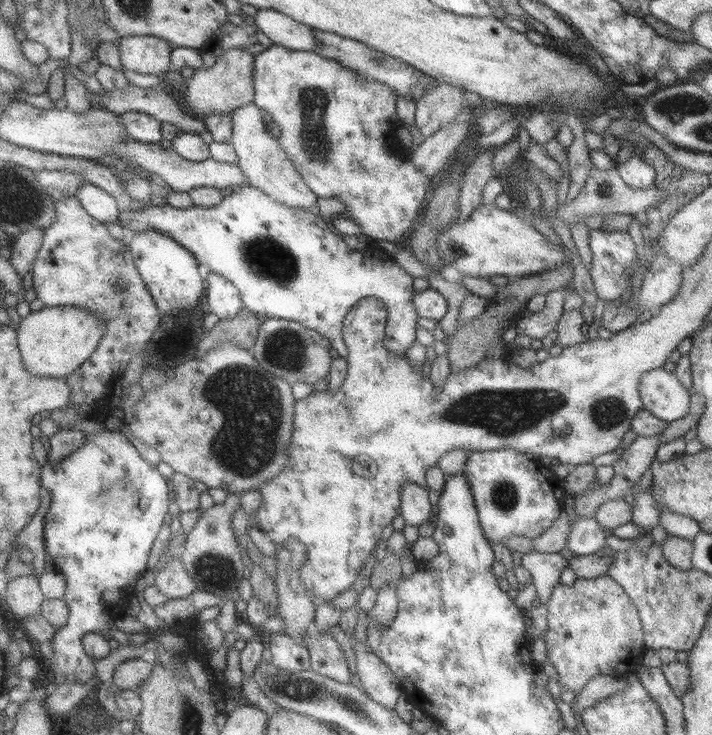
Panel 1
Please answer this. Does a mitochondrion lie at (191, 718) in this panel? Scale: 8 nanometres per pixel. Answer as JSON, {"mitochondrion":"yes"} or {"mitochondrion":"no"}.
{"mitochondrion":"yes"}

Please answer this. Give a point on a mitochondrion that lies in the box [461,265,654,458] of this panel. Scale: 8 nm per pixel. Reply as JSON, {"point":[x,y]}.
{"point":[608,412]}

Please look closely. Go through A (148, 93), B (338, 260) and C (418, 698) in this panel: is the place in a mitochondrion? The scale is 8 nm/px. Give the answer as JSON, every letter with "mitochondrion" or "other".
{"A":"other","B":"other","C":"other"}

